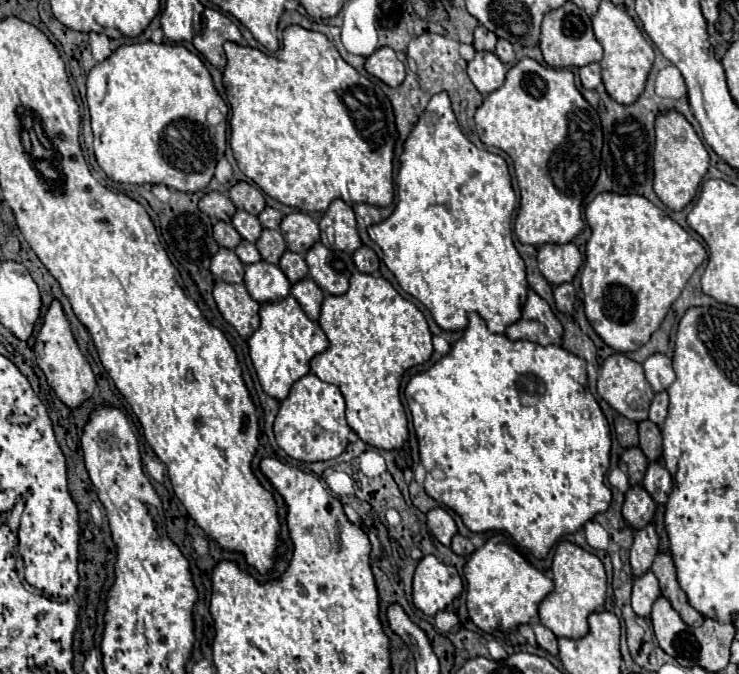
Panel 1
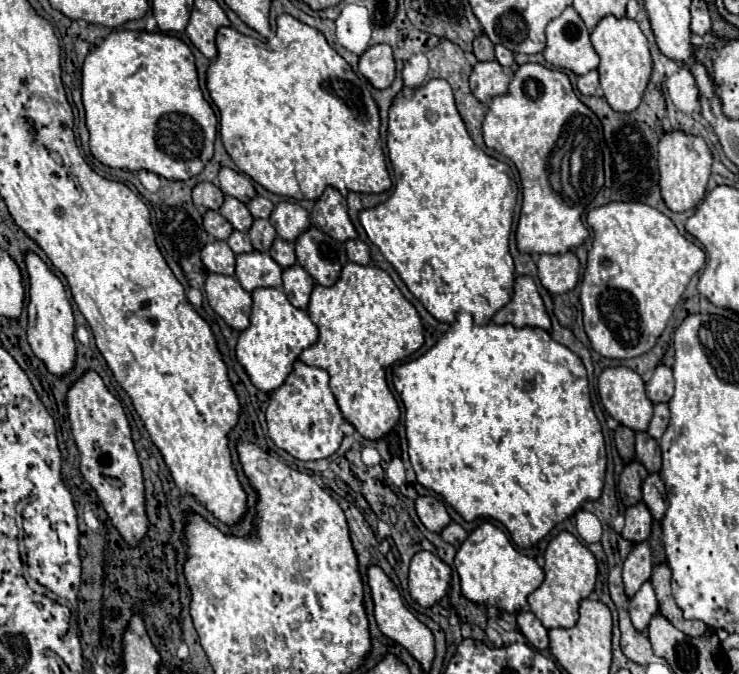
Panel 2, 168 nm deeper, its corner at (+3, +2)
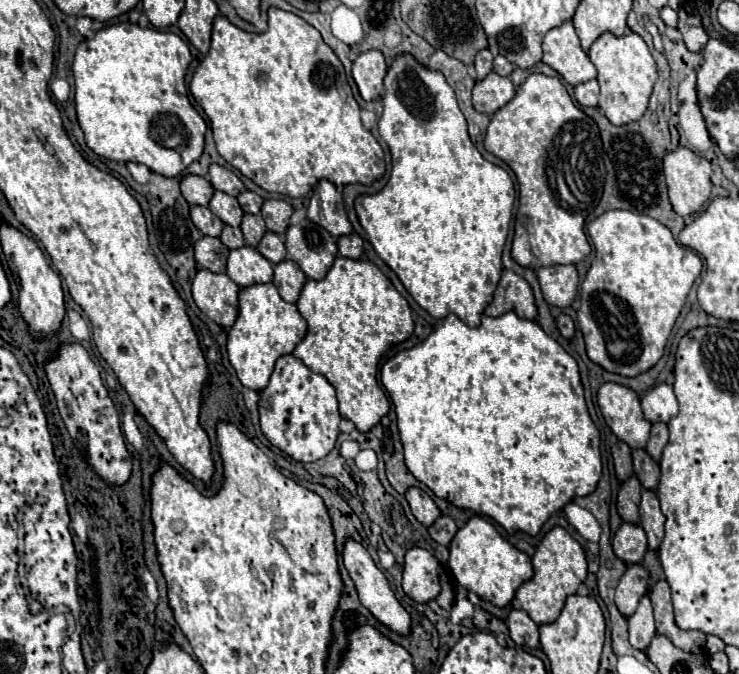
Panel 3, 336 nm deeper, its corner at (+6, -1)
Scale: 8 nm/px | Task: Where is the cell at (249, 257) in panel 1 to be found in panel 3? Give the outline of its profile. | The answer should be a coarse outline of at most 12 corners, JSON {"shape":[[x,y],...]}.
{"shape":[[226,225],[220,241],[228,249],[244,247],[242,231]]}

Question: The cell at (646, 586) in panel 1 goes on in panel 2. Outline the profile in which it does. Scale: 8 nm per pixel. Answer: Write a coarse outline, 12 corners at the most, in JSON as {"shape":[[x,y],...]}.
{"shape":[[649,582],[631,598],[635,630],[645,632],[657,614],[655,590]]}

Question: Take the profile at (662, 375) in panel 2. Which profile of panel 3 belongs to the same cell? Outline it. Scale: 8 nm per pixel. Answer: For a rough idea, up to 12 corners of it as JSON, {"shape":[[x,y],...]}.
{"shape":[[668,383],[642,395],[650,423],[678,413],[678,399]]}

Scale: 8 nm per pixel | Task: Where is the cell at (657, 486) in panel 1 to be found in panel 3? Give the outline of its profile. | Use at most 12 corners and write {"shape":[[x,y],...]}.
{"shape":[[642,491],[640,525],[648,547],[664,537],[664,515],[654,491]]}

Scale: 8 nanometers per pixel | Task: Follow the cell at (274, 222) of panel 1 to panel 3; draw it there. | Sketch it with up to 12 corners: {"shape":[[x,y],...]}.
{"shape":[[242,191],[238,203],[244,213],[258,215],[264,199],[258,193]]}

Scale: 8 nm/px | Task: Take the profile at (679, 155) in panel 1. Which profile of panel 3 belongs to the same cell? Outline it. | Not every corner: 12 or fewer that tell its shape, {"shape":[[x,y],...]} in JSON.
{"shape":[[680,147],[664,155],[674,211],[710,199],[710,163]]}

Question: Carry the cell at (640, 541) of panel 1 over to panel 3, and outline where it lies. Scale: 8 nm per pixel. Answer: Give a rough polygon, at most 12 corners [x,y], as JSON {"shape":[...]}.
{"shape":[[642,563],[626,567],[616,587],[616,605],[624,617],[636,611],[648,591]]}

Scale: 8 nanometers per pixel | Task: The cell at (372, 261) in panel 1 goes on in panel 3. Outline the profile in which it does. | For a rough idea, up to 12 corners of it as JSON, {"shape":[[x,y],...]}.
{"shape":[[360,235],[340,237],[338,251],[342,257],[360,259]]}

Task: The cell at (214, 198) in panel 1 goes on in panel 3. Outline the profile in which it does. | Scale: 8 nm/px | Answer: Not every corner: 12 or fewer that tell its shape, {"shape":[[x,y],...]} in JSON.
{"shape":[[198,175],[180,181],[184,199],[190,205],[206,207],[214,187]]}

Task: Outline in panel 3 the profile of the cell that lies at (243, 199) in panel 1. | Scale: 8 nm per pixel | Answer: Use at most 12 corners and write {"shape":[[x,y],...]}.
{"shape":[[210,165],[214,189],[238,197],[244,183],[236,173],[220,165]]}

